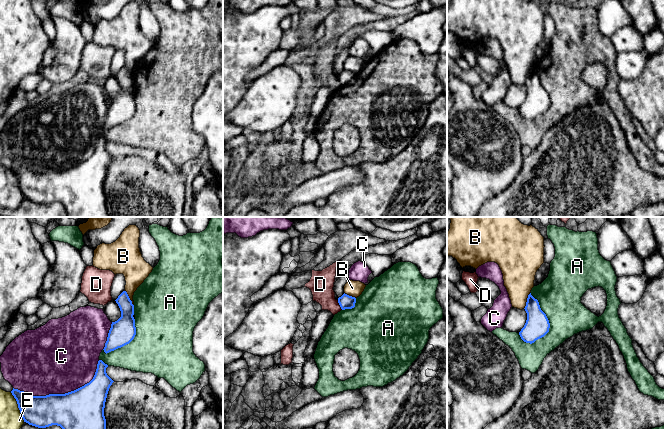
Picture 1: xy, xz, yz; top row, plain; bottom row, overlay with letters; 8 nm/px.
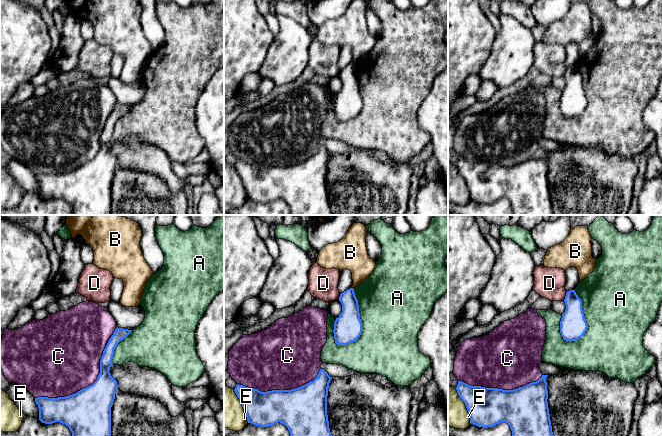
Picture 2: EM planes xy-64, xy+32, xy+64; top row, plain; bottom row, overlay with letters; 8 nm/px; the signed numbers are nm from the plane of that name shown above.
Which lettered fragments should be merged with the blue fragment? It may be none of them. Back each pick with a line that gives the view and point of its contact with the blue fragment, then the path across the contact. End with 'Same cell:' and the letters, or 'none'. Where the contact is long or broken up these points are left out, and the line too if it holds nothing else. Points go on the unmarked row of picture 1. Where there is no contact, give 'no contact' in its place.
Same cell: none

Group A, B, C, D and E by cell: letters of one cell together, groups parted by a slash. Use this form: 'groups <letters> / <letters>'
groups A / B / C / D / E

